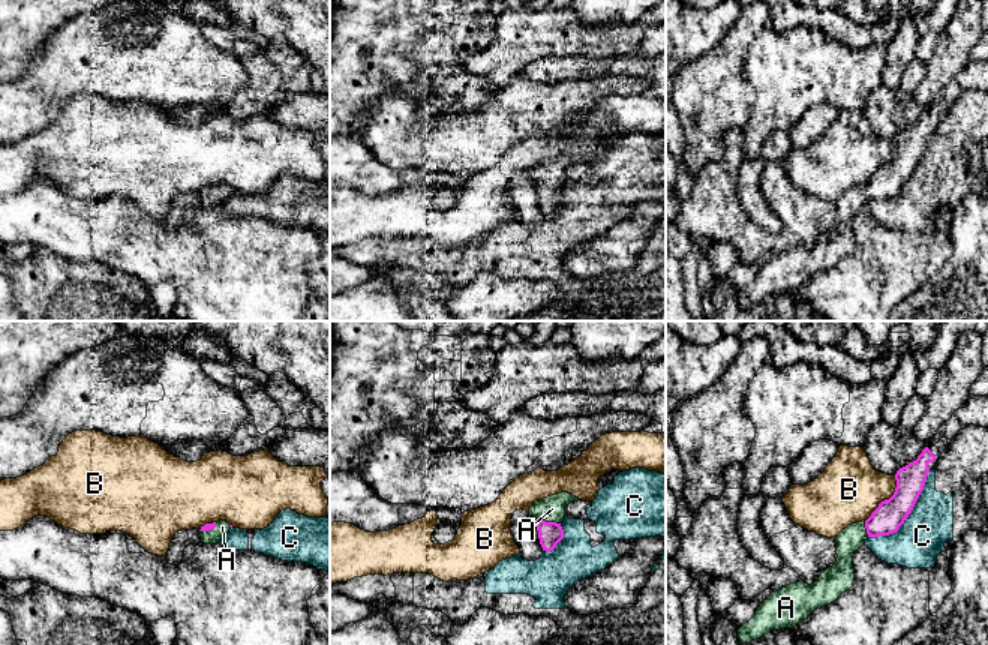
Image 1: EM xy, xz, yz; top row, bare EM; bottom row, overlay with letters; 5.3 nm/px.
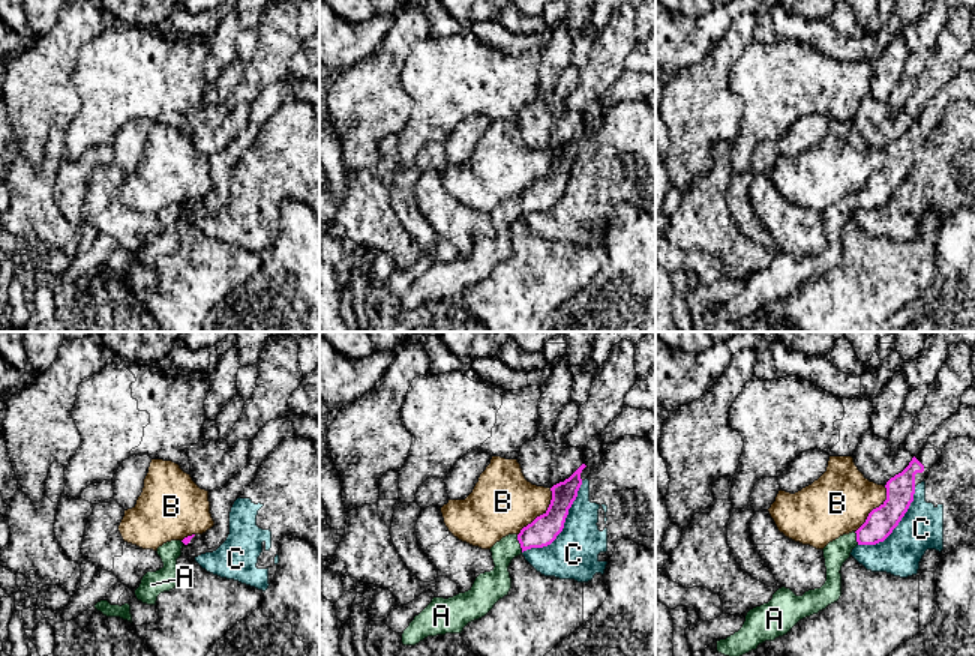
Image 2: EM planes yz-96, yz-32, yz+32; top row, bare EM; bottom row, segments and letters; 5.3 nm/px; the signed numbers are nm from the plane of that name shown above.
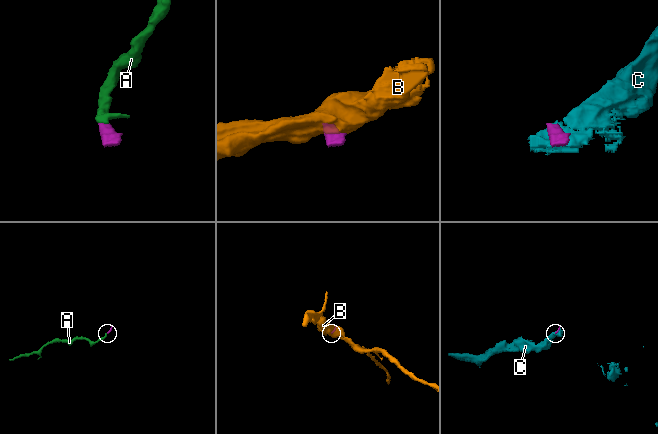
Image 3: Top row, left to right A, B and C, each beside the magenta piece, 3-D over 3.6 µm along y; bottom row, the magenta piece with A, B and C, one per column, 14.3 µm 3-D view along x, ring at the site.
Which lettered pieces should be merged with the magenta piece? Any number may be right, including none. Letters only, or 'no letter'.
A

